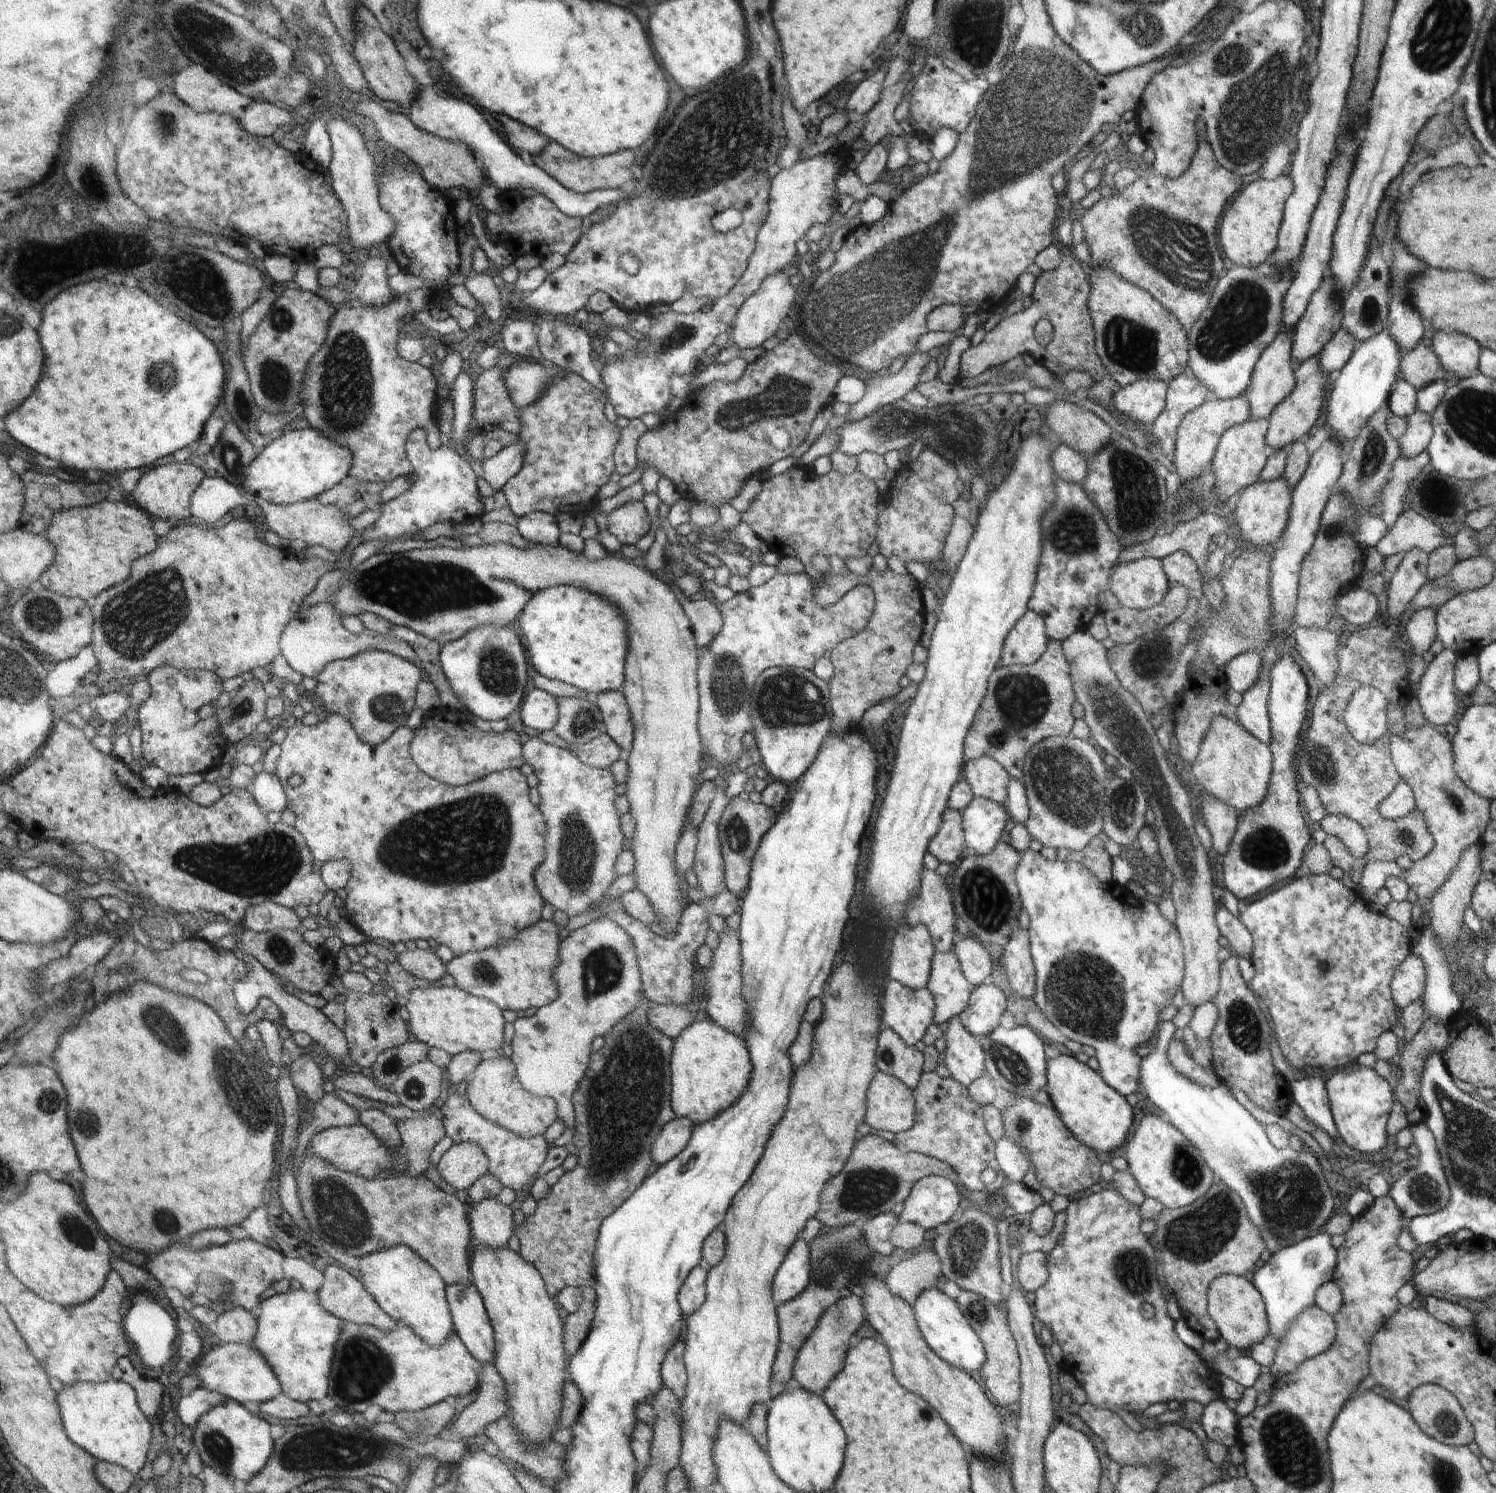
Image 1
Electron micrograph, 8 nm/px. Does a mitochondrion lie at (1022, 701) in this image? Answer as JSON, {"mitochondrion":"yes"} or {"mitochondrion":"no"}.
{"mitochondrion":"yes"}

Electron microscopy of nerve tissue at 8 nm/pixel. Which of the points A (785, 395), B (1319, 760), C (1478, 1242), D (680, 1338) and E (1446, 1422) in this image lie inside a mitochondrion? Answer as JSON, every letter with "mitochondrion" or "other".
{"A":"mitochondrion","B":"mitochondrion","C":"other","D":"other","E":"mitochondrion"}

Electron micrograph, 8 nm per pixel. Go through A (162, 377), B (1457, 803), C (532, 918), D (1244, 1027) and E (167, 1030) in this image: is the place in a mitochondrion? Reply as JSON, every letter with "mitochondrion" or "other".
{"A":"mitochondrion","B":"mitochondrion","C":"other","D":"mitochondrion","E":"mitochondrion"}

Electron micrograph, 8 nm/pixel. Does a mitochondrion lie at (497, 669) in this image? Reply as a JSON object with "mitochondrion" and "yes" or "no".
{"mitochondrion":"yes"}

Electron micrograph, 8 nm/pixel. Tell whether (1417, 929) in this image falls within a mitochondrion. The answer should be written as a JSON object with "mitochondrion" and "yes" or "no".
{"mitochondrion":"no"}

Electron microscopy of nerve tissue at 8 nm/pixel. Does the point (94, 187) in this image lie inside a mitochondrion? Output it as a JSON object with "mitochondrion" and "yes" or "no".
{"mitochondrion":"yes"}

